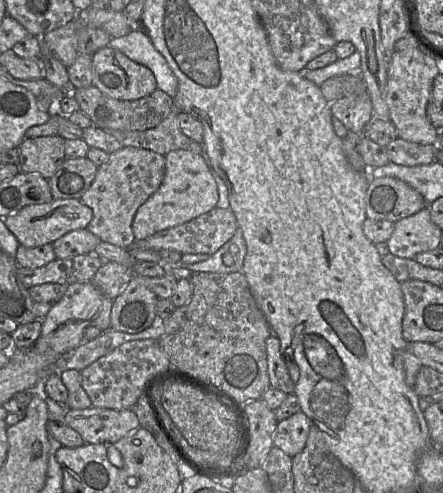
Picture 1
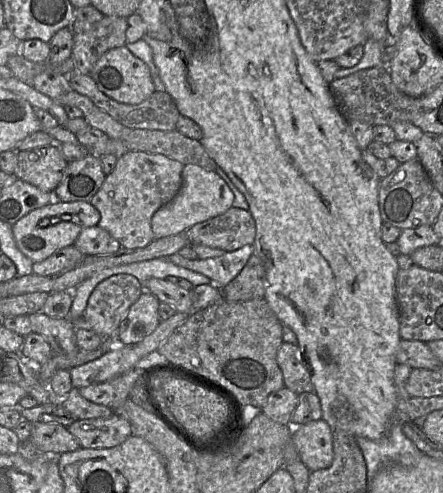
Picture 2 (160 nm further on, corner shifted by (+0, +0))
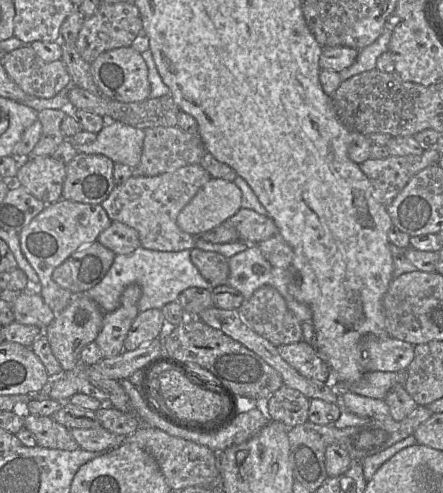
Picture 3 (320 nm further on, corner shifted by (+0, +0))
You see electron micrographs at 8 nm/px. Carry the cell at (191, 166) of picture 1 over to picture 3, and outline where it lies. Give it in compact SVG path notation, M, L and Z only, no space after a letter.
M211 178L177 217L178 227L195 237L222 225L241 209L241 190L231 181Z

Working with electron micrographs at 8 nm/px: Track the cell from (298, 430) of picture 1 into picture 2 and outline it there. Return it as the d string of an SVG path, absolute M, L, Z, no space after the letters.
M323 419L292 427L291 440L310 471L328 468L334 457L333 430Z

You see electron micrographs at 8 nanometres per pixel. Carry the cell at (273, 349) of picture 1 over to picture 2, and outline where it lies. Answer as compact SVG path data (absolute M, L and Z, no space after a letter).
M283 342L277 351L277 364L282 371L284 387L296 394L314 392L310 369L297 344Z

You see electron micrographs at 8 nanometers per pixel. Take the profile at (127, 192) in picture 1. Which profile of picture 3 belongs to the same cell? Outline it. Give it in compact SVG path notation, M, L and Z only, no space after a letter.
M186 165L157 176L134 174L123 184L116 185L101 206L112 222L134 228L144 249L176 252L196 248L196 238L177 225L181 210L212 177L200 165Z

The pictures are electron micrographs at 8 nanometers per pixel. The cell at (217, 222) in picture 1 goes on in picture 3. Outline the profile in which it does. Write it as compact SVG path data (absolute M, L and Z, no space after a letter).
M245 208L239 209L223 224L235 228L239 241L249 245L258 245L260 242L279 235L278 227L273 219Z

